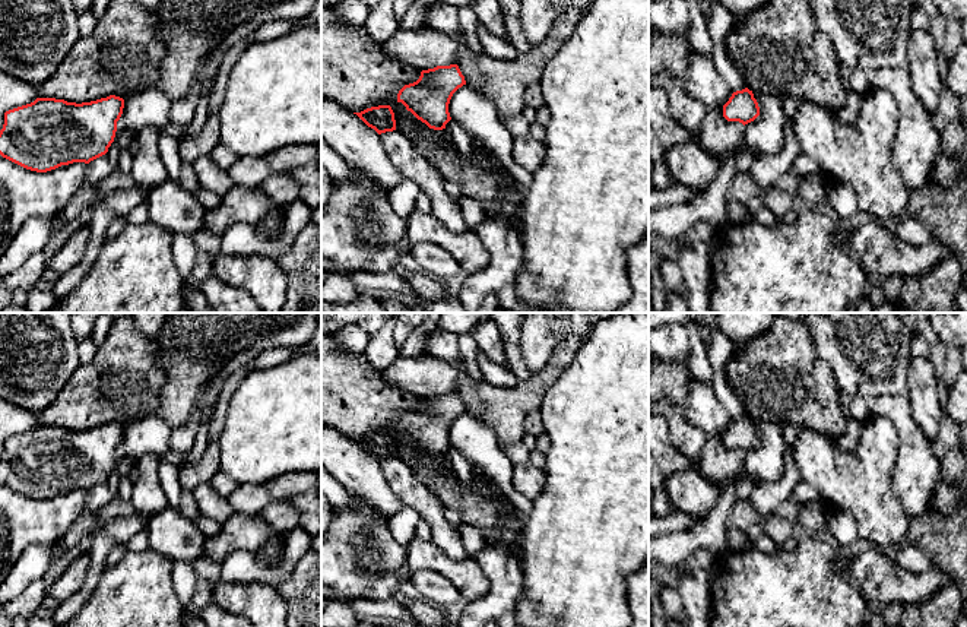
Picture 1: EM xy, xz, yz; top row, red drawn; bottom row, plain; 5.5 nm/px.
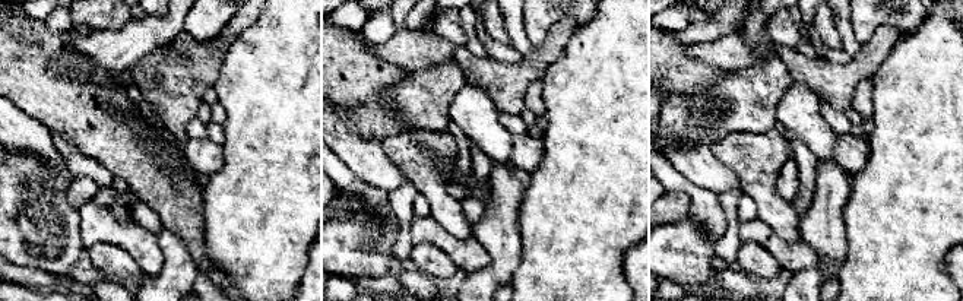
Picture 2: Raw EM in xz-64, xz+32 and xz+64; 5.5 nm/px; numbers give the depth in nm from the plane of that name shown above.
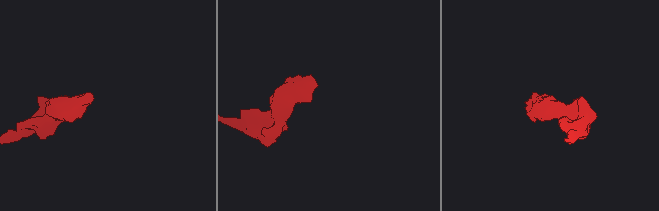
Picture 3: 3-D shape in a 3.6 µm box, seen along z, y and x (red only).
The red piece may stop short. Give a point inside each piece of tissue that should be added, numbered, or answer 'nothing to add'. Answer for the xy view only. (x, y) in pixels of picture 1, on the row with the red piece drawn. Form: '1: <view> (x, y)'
nothing to add

